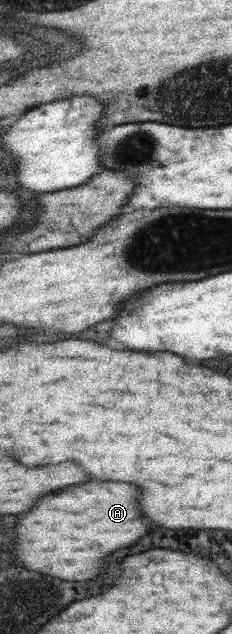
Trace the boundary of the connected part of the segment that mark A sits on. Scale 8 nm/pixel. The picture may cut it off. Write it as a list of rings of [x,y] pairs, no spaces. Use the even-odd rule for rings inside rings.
[[[90,480],[84,484],[78,484],[70,490],[58,492],[50,498],[42,498],[38,506],[32,512],[26,512],[20,516],[16,526],[16,556],[18,560],[28,568],[42,574],[50,574],[62,580],[90,580],[92,576],[98,576],[104,570],[102,562],[106,554],[128,548],[136,544],[138,538],[142,538],[146,530],[146,518],[138,512],[138,496],[140,490],[126,482],[98,482]]]

